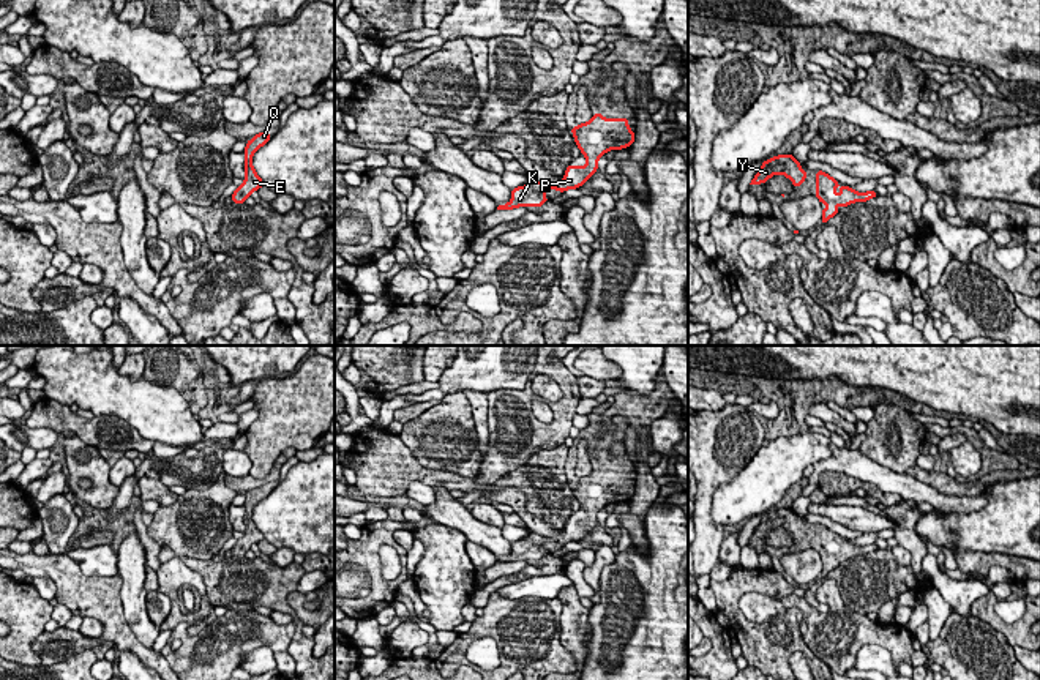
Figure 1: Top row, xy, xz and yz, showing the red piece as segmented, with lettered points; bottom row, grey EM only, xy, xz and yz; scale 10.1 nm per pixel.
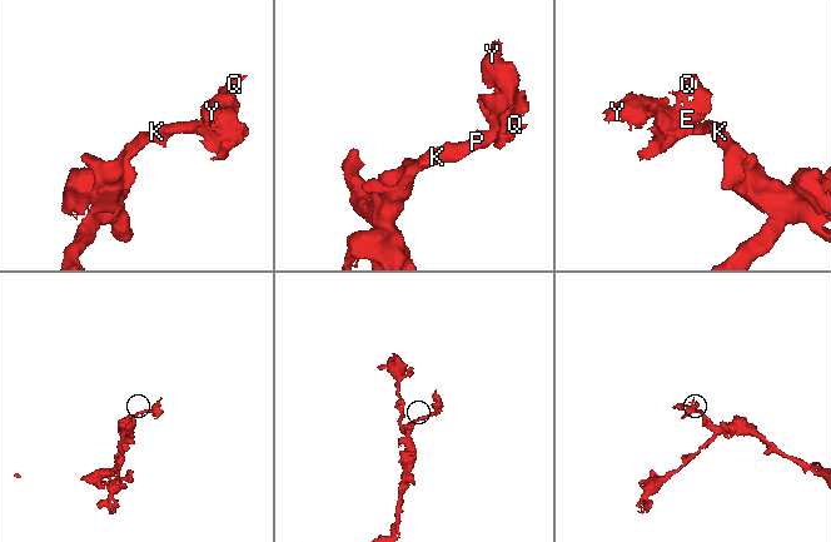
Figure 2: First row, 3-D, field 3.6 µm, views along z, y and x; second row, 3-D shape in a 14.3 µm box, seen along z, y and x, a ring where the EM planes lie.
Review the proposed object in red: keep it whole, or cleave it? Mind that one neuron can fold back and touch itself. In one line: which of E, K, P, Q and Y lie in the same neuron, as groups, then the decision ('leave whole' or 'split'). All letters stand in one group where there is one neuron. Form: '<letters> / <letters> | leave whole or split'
E K P Q Y | leave whole

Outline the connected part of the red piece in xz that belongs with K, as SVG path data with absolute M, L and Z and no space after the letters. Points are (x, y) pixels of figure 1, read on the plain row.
M593 467L593 472L579 480L570 481L576 499L585 510L587 519L568 519L563 533L559 536L541 536L537 533L527 535L526 540L511 543L511 554L499 559L497 563L511 563L518 560L541 560L549 552L543 547L544 543L578 543L590 529L598 524L597 514L608 503L630 502L634 495L634 484L628 481L628 472L614 472L608 475L601 467Z

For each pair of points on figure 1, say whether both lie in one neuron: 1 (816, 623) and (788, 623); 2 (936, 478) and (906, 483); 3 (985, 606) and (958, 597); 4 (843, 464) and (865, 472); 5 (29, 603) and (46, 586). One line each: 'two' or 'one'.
1: two
2: two
3: two
4: one
5: two

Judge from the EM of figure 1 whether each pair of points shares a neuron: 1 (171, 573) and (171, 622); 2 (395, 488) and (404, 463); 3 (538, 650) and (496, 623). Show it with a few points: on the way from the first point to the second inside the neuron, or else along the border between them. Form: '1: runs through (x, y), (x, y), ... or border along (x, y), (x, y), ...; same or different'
1: runs through (171, 586), (174, 609); same
2: runs through (396, 481), (400, 469); same
3: runs through (527, 639), (512, 623), (507, 623); same

